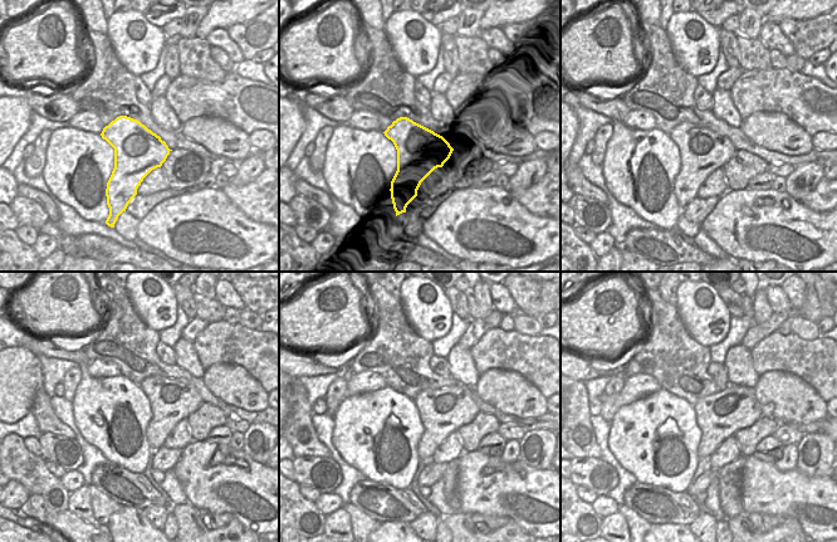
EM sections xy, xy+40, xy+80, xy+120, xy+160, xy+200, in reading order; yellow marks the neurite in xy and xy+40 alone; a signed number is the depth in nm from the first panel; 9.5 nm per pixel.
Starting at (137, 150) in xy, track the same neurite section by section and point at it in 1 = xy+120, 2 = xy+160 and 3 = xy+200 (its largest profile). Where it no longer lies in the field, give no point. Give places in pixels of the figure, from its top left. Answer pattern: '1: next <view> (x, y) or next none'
1: next xy+120 (143, 435)
2: next xy+160 (443, 411)
3: next xy+200 (720, 415)

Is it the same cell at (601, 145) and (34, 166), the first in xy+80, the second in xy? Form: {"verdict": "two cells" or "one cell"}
{"verdict": "one cell"}

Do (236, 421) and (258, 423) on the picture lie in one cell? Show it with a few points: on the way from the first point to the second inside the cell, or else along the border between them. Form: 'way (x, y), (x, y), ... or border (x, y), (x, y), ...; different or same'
border (246, 419), (248, 428); different

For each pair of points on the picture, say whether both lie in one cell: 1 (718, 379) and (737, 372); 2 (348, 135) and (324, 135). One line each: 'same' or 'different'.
1: different
2: different

